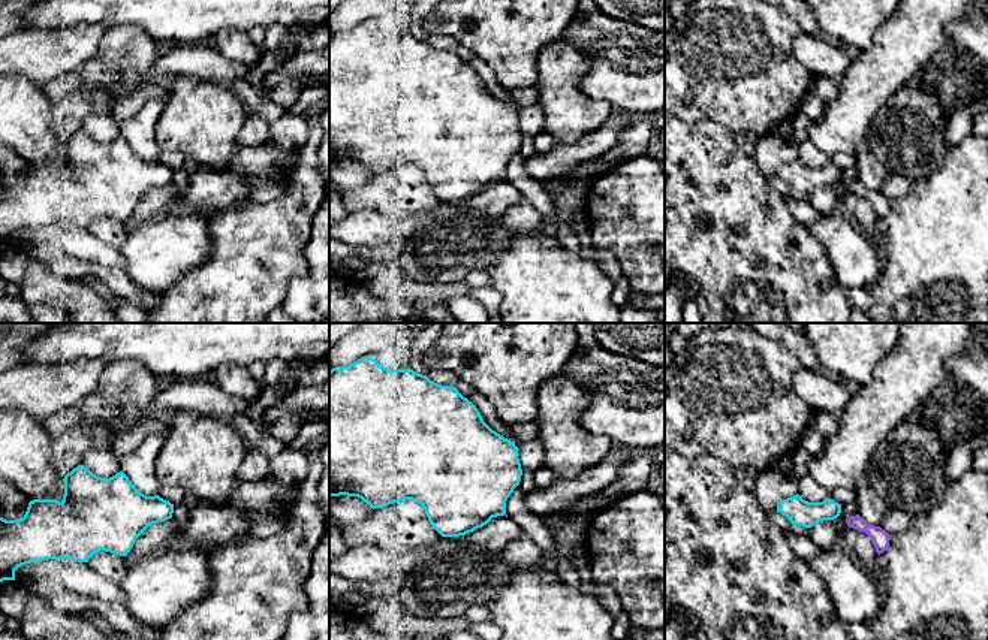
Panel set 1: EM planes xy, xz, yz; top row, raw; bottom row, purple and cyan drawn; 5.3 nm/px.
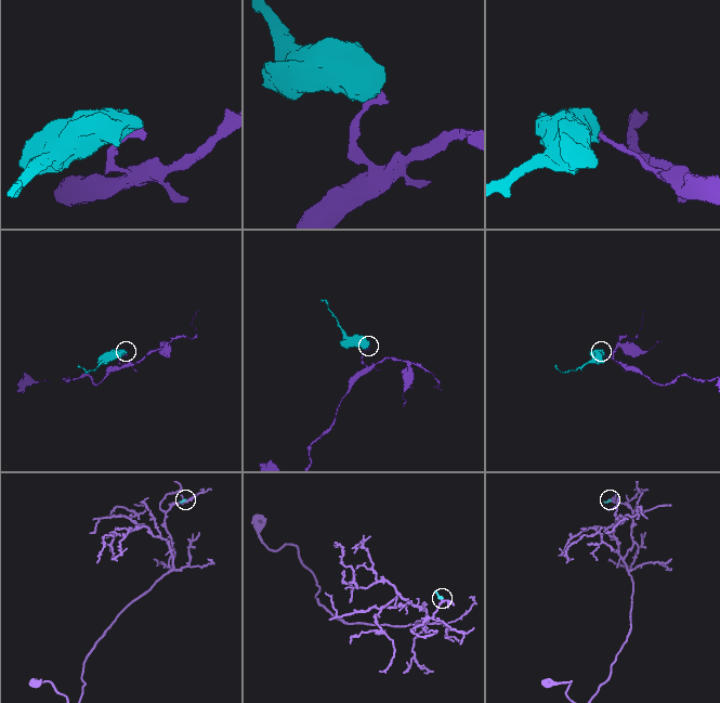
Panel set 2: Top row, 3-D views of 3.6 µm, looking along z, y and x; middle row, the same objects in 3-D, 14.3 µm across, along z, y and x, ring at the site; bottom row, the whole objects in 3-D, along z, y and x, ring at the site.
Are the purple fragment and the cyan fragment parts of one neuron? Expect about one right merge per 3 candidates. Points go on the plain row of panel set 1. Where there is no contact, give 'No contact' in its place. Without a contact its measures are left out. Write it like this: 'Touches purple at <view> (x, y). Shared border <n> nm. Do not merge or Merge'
No contact. Do not merge

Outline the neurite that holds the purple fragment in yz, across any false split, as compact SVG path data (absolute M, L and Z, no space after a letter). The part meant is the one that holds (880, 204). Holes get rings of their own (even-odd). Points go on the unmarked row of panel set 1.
M859 179L850 181L849 184L846 184L846 188L849 193L865 197L871 203L877 220L883 218L888 214L889 199L880 191L867 188Z

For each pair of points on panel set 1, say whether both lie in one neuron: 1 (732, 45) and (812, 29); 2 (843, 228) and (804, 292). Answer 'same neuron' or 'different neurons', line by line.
1: different neurons
2: different neurons

